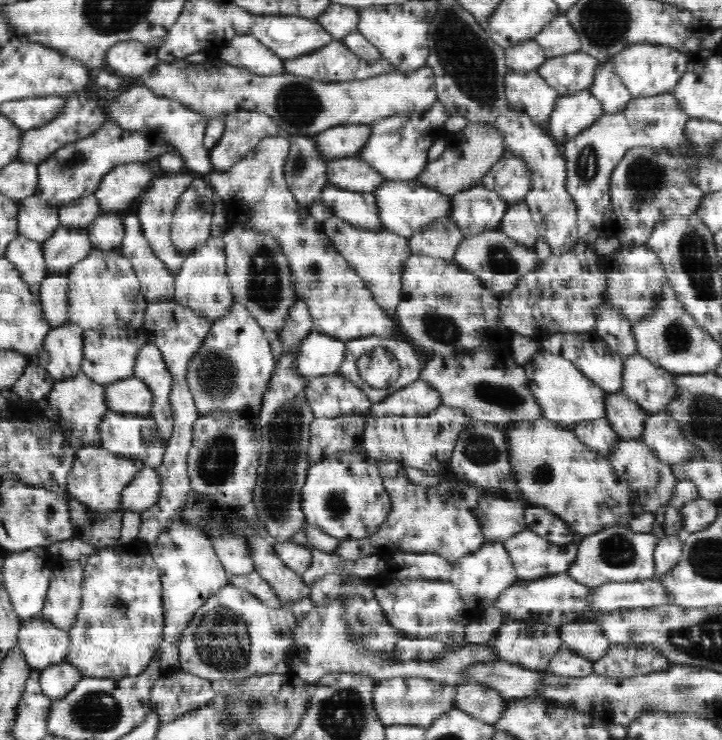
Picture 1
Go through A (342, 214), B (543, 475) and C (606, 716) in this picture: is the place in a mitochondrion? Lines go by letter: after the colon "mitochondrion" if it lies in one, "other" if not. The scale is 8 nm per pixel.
A: other
B: mitochondrion
C: other

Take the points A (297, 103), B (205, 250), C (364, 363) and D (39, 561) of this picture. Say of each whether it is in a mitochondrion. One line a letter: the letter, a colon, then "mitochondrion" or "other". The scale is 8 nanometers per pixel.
A: mitochondrion
B: other
C: mitochondrion
D: other

